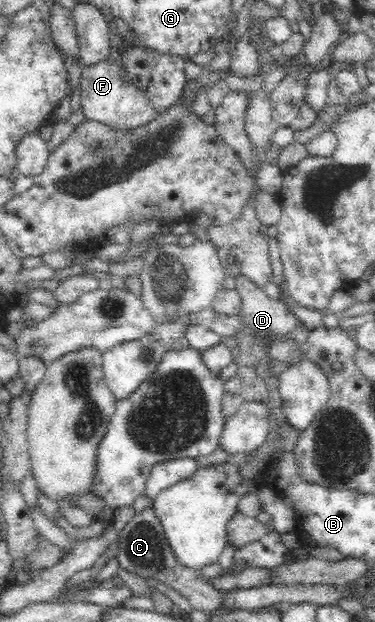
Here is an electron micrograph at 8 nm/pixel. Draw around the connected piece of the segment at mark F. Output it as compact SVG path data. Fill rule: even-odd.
M104 59L95 64L83 66L79 87L80 105L85 119L95 121L110 129L130 131L130 129L144 127L158 115L144 94L123 78L119 66L113 61Z

